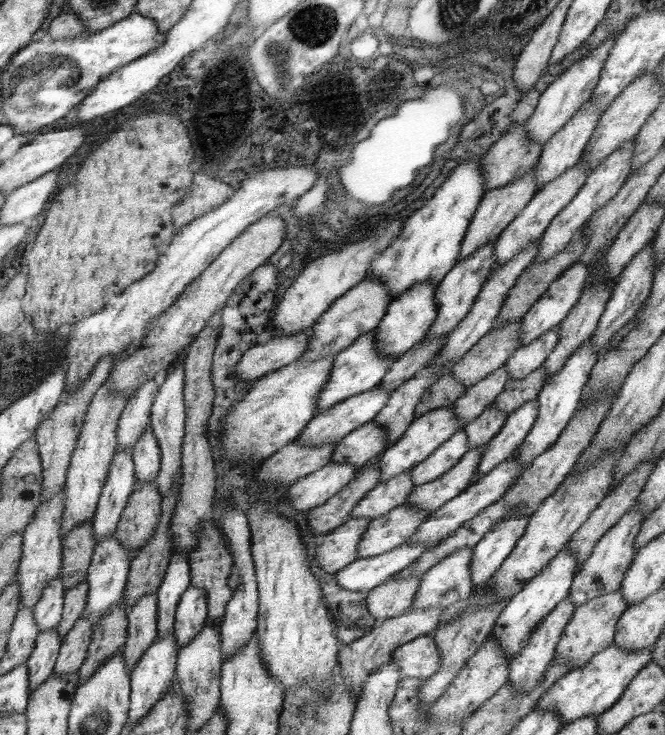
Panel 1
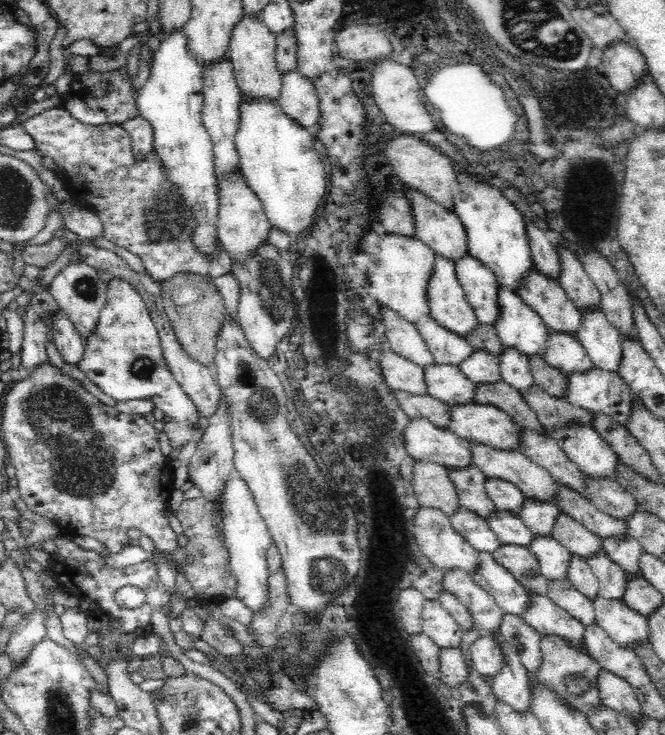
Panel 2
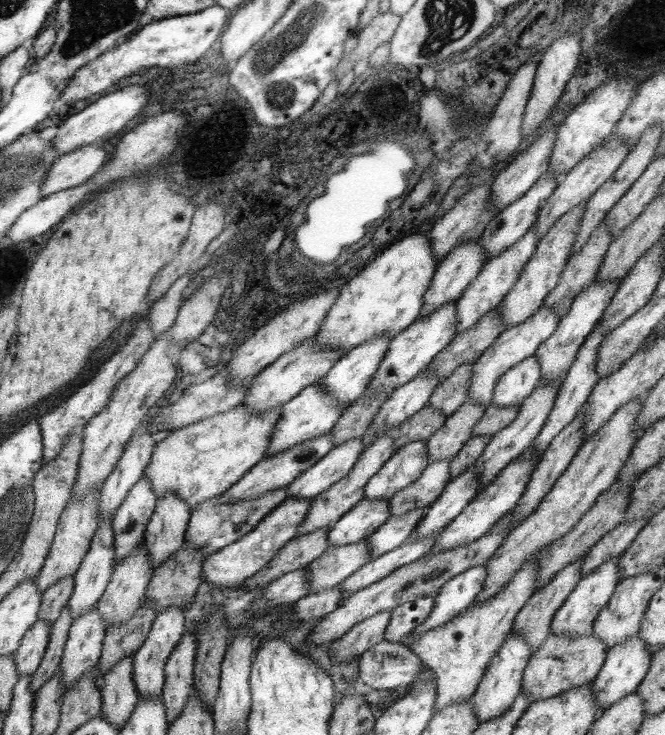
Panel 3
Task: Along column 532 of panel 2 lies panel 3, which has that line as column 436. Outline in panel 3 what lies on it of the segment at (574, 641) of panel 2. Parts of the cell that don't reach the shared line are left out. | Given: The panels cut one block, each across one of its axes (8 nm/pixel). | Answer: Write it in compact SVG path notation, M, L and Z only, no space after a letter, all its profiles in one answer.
M488 562L453 577L433 598L434 608L430 616L414 628L411 634L420 634L450 622L473 604L478 594L482 592L487 578Z

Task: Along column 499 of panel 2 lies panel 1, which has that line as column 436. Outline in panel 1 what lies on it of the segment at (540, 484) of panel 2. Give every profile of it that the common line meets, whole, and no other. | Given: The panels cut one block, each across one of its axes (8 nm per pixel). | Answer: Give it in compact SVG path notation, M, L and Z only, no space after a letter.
M461 429L444 442L427 461L420 462L410 470L415 486L436 481L444 473L448 473L448 470L453 469L463 459L468 450L468 436Z

